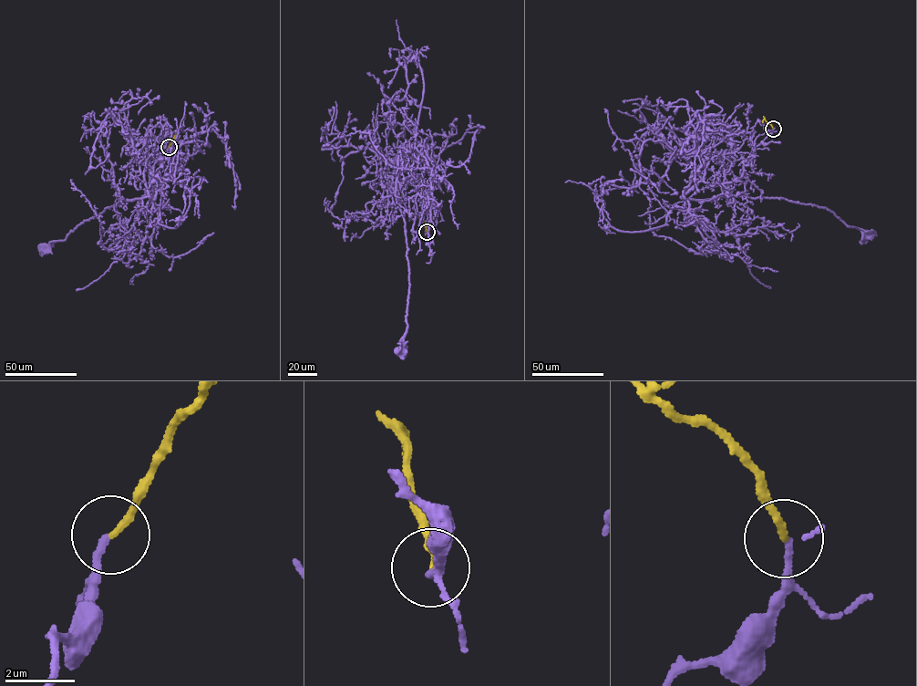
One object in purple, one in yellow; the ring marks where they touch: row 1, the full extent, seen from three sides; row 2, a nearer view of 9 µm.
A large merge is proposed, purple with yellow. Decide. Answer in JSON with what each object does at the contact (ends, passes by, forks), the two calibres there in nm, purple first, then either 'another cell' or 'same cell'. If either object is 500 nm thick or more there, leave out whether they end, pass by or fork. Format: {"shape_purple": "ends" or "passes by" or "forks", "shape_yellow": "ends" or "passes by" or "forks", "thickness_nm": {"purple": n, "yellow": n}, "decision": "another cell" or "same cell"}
{"shape_purple": "ends", "shape_yellow": "ends", "thickness_nm": {"purple": 200, "yellow": 200}, "decision": "same cell"}

